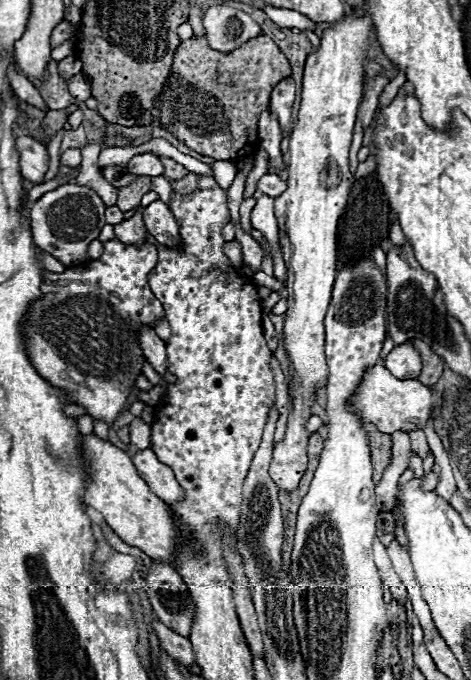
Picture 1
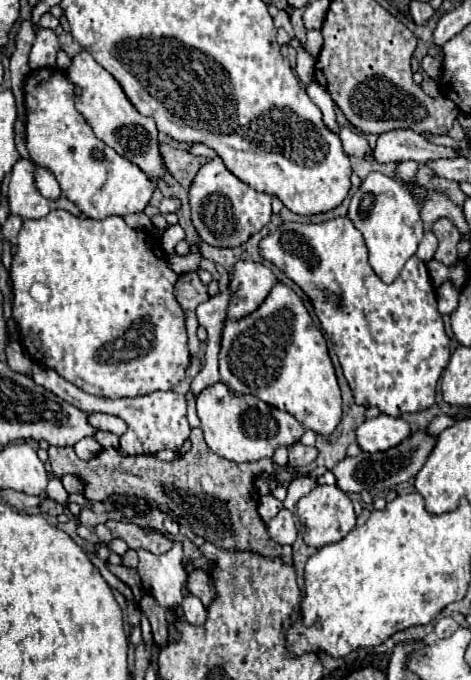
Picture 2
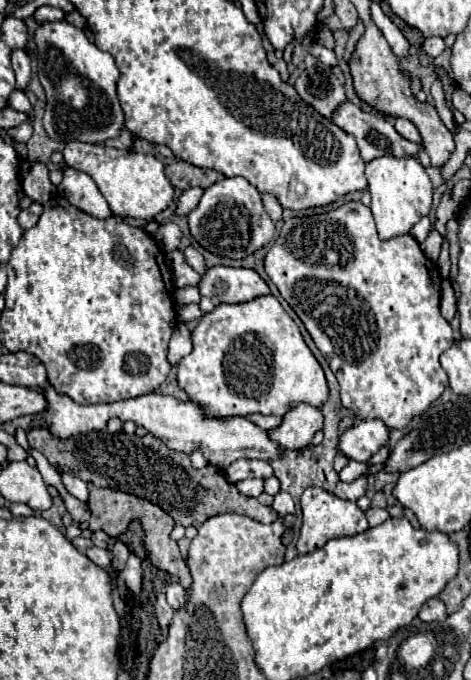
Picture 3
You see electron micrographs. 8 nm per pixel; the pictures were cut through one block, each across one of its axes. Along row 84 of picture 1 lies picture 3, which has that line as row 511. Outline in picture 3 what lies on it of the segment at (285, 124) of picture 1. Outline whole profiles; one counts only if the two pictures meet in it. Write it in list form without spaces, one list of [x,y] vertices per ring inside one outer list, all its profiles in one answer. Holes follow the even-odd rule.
[[[280,490],[276,496],[274,496],[274,504],[272,508],[278,512],[278,518],[284,518],[288,514],[294,514],[294,500],[288,492]]]

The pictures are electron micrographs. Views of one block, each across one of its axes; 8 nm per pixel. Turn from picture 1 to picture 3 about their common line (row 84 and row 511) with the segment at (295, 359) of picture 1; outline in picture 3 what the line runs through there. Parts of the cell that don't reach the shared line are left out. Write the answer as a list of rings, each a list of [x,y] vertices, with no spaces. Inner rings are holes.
[[[312,486],[312,488],[304,490],[300,506],[302,506],[302,514],[304,514],[300,536],[298,536],[298,544],[296,544],[300,554],[314,552],[316,548],[322,548],[332,538],[356,536],[356,534],[362,534],[362,532],[368,530],[366,516],[358,508],[358,504],[350,502],[350,500],[344,500],[344,498],[338,498],[332,492],[326,492],[326,490],[320,490],[320,488]]]

